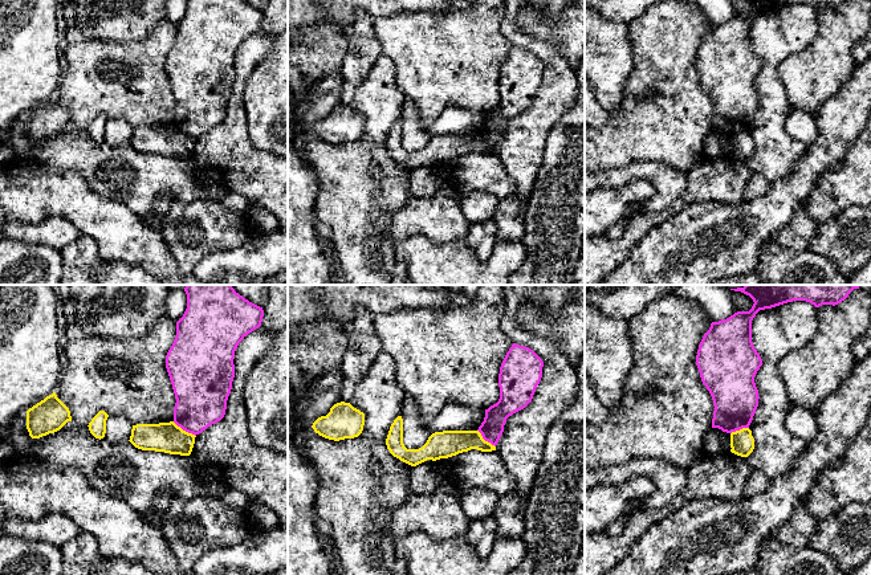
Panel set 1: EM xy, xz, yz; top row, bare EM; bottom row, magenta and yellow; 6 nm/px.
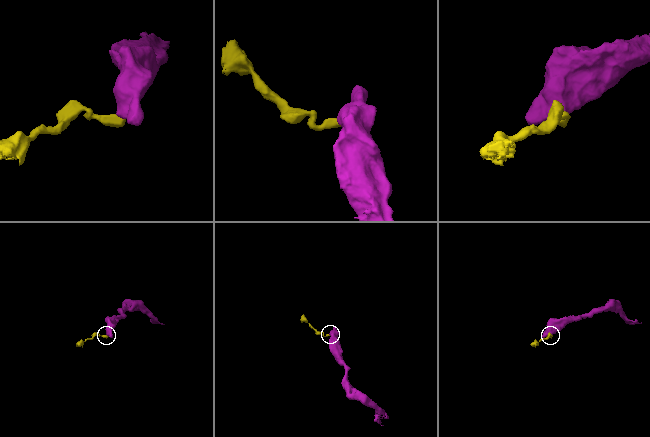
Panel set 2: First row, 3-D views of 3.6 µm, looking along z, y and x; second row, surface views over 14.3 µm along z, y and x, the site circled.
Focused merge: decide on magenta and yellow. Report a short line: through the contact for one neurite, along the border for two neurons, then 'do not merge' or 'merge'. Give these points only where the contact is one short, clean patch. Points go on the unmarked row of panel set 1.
line xy (173, 125), (195, 139); do not merge

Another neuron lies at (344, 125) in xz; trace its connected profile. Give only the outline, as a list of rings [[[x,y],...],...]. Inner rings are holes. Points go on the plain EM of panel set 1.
[[[337,106],[326,119],[318,121],[312,131],[319,139],[339,144],[358,140],[365,129],[365,117],[354,111],[350,106]]]

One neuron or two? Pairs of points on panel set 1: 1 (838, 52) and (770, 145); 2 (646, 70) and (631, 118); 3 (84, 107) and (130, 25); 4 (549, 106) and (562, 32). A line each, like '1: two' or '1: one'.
1: two
2: one
3: two
4: two

